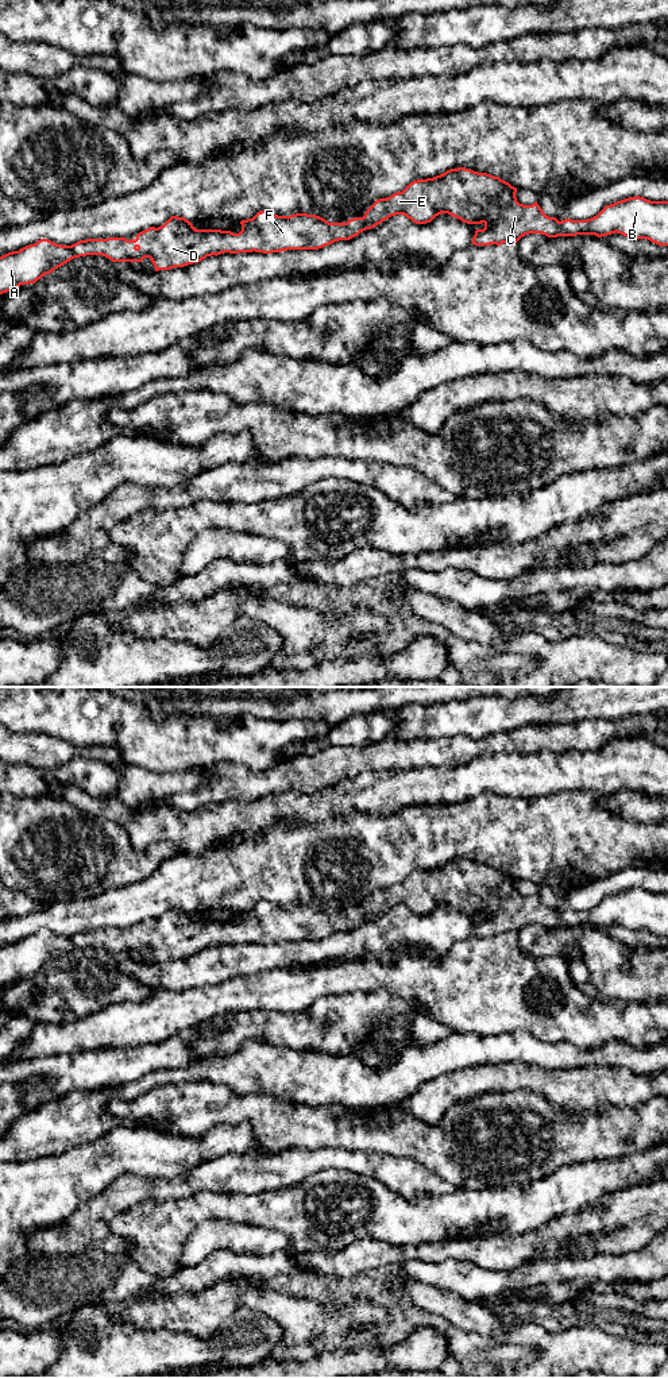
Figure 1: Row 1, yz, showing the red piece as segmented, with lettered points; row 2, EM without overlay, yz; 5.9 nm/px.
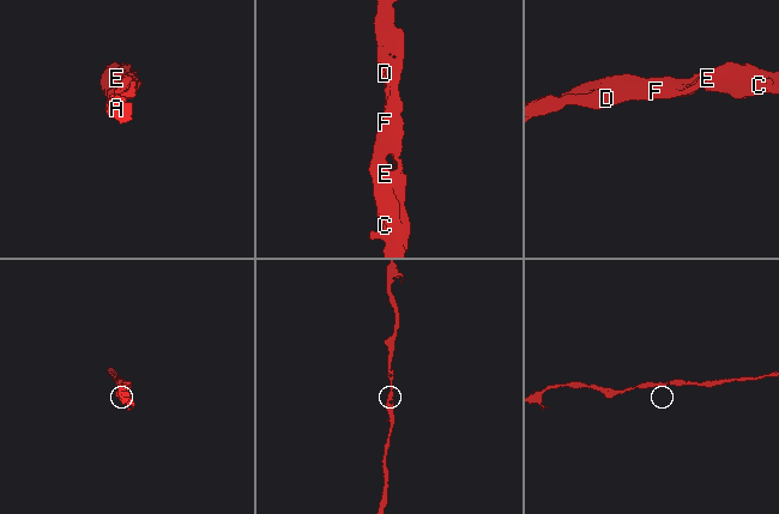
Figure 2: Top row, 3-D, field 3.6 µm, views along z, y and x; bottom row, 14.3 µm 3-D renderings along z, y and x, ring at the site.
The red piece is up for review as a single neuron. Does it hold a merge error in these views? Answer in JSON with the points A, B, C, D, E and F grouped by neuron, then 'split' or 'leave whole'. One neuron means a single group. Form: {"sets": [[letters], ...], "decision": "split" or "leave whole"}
{"sets": [["A", "B", "C", "D", "E", "F"]], "decision": "leave whole"}

